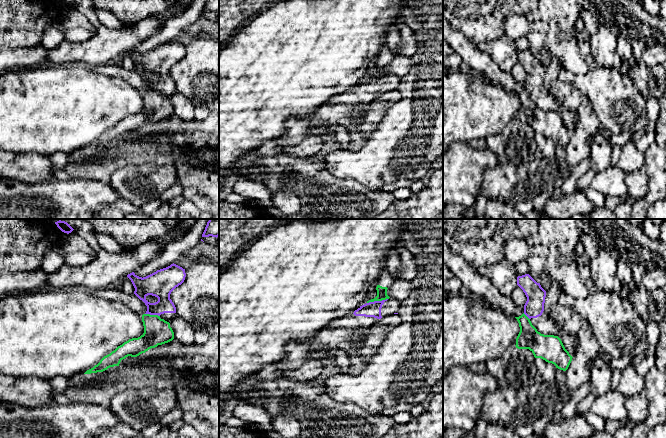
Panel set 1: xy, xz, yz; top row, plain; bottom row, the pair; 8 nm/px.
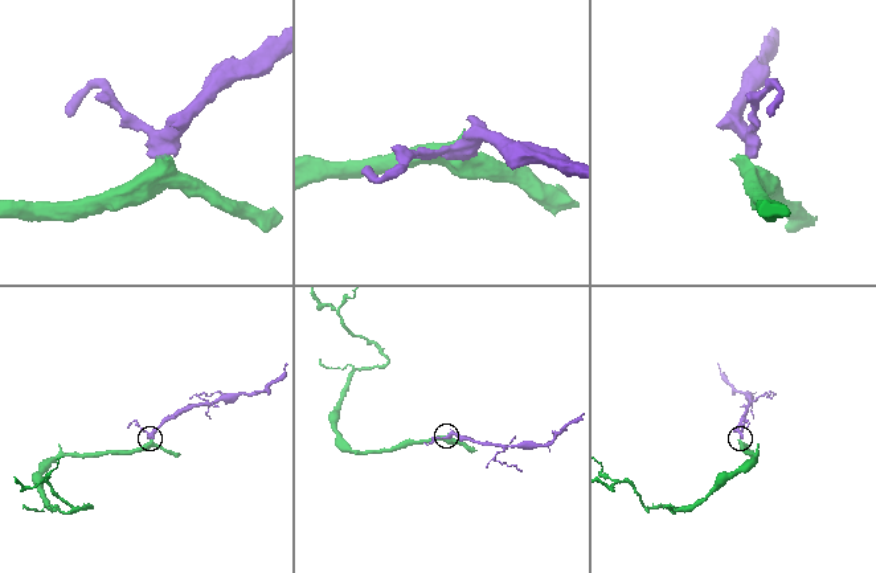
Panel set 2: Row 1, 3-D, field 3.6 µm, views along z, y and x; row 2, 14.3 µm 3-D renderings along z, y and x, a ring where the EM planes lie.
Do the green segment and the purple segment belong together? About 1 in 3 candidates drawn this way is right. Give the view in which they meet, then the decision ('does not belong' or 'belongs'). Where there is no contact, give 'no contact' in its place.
meets green in xz; does not belong

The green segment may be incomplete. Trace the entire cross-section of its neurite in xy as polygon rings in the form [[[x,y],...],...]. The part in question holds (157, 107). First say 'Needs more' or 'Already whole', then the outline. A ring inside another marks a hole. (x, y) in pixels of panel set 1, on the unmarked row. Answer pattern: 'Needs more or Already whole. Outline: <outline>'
Already whole. Outline: [[[143,90],[142,98],[144,109],[140,113],[124,118],[84,150],[103,148],[110,143],[119,142],[120,138],[128,132],[137,133],[151,124],[174,115],[174,108],[170,103],[170,99],[161,95],[160,92]]]

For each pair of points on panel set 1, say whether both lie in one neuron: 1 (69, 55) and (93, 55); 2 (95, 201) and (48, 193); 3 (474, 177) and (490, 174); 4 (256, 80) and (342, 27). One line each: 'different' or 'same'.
1: same
2: same
3: different
4: same

